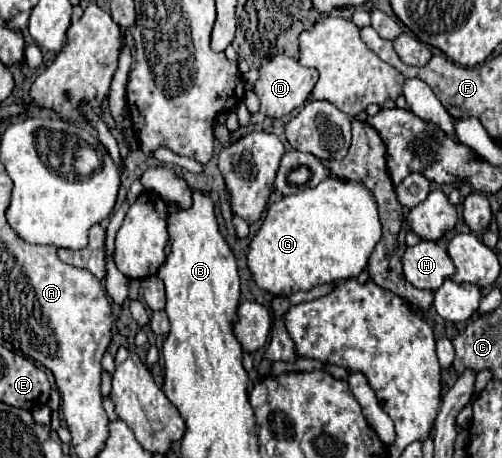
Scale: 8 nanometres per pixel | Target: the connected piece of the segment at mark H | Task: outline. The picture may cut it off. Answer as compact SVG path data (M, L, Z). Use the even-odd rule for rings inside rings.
M419 241L417 245L407 247L401 263L405 279L419 289L435 291L455 273L451 257L435 241Z

